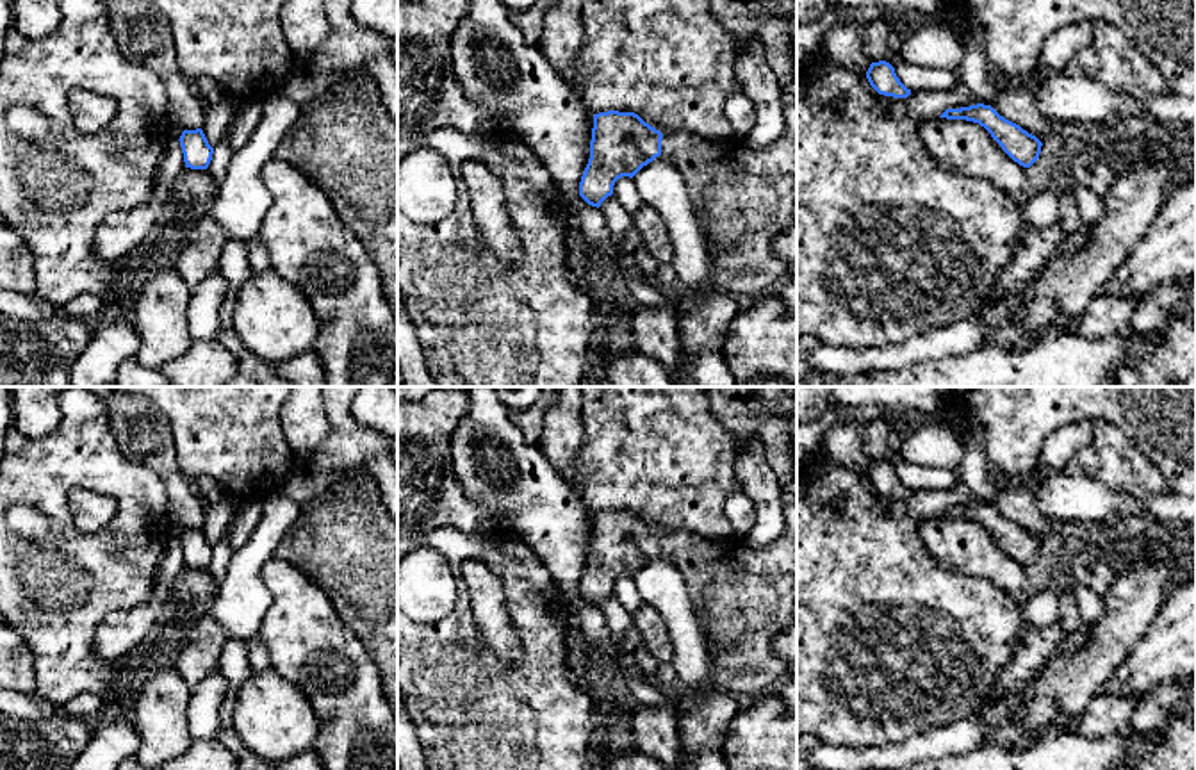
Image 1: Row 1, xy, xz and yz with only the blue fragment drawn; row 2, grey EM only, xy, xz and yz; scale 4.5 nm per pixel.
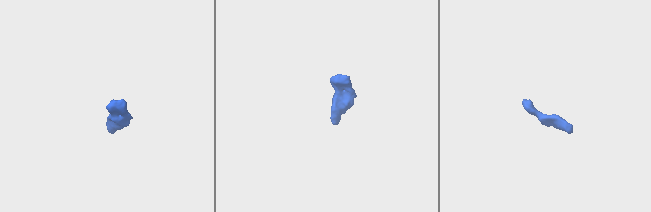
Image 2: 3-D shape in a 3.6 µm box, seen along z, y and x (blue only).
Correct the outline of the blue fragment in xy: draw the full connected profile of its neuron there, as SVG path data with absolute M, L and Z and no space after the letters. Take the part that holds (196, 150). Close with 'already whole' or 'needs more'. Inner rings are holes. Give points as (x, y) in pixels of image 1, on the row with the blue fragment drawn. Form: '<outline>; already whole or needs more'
M201 128L184 130L178 141L182 146L185 168L191 169L209 168L214 148L209 144Z; already whole

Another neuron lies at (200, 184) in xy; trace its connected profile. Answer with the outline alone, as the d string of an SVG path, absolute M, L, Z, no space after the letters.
M184 169L184 180L191 200L209 200L216 194L216 182L207 169Z

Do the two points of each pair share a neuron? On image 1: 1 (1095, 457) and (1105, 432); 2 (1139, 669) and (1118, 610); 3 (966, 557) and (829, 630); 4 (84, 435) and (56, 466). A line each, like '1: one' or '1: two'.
1: one
2: two
3: two
4: one

